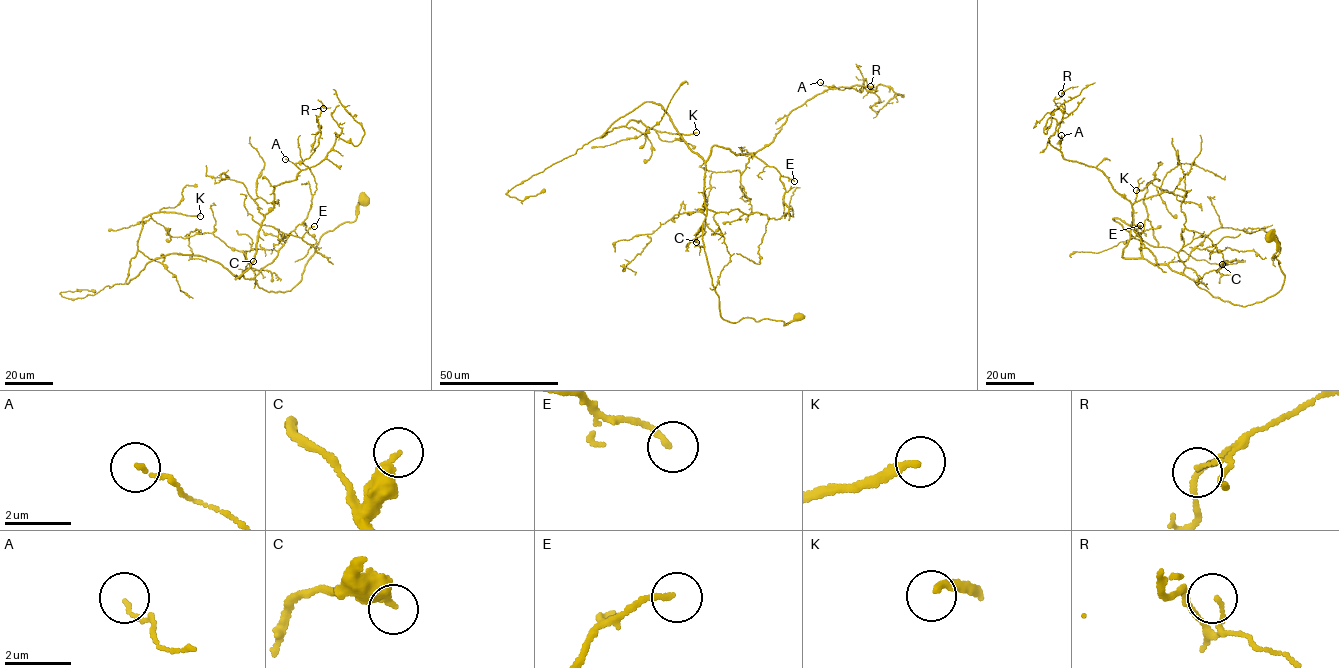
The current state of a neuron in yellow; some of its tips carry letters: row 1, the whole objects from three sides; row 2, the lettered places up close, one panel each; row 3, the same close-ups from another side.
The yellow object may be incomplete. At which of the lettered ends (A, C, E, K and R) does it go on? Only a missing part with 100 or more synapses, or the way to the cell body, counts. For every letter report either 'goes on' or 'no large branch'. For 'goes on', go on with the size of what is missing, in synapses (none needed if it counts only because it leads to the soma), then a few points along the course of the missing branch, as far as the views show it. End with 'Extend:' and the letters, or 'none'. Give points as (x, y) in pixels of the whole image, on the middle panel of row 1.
A: no large branch
C: no large branch
E: no large branch
K: goes on; about 150 synapses; missing branch runs (696, 132), (737, 129), (769, 109), (790, 107), (842, 79), (868, 57), (861, 51), (853, 55), (856, 51)
R: no large branch
Extend: K

